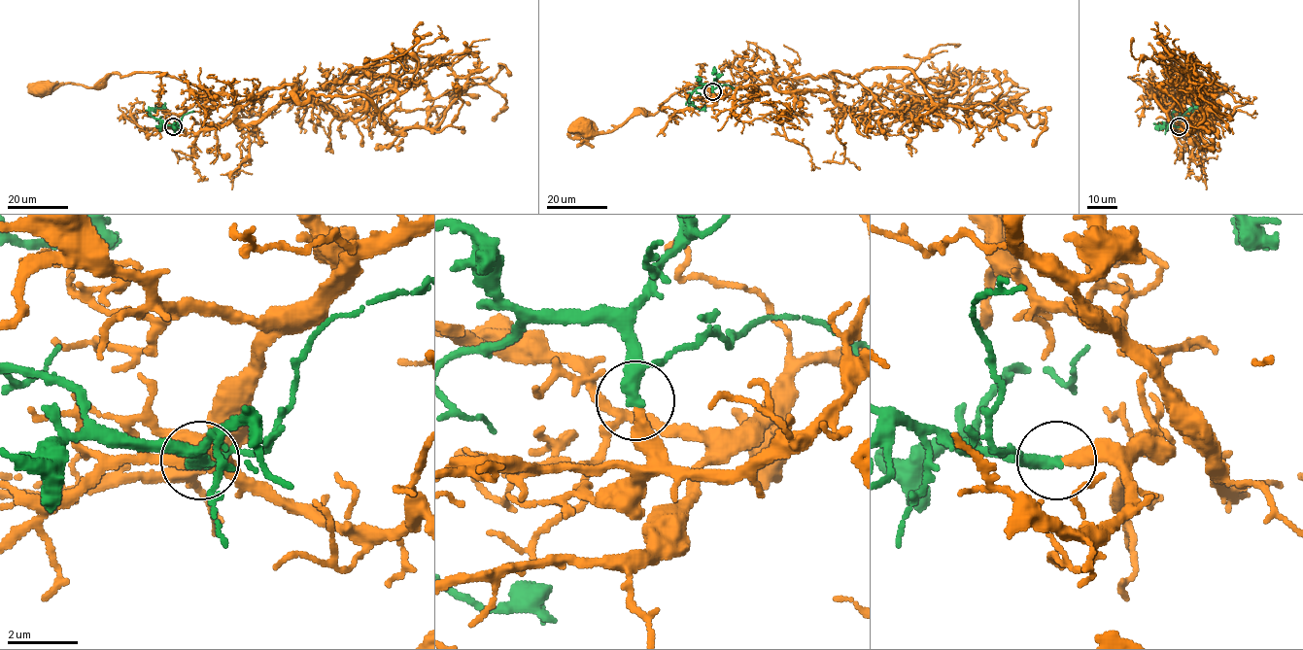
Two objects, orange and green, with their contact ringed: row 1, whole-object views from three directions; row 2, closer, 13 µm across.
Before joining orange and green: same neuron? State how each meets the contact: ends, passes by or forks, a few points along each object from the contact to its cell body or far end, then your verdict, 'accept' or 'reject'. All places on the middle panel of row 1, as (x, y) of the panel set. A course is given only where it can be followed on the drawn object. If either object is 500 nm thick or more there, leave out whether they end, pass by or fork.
orange ends; green passes by; course orange (712, 92), (715, 102), (739, 86), (704, 84), (674, 92), (653, 114), (635, 111), (611, 131), (584, 124); course green (712, 91), (711, 85), (702, 85), (691, 95), (691, 103), (701, 110), (704, 105); accept

